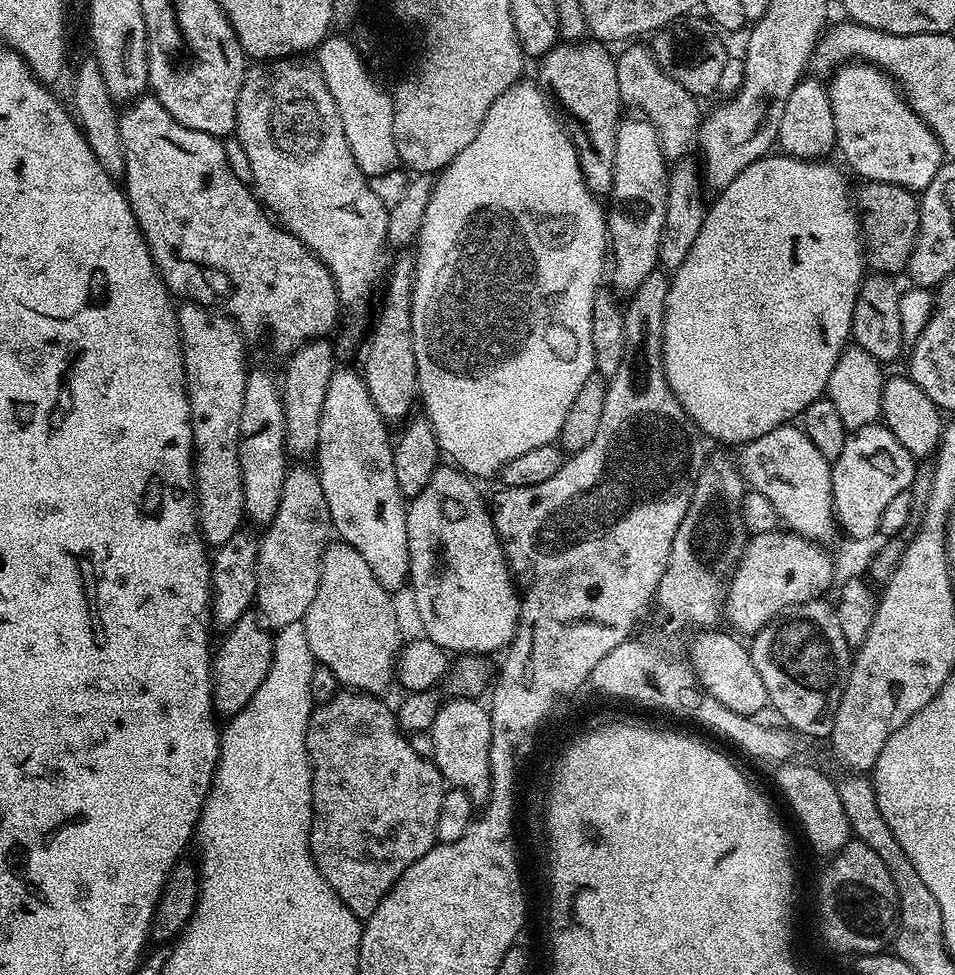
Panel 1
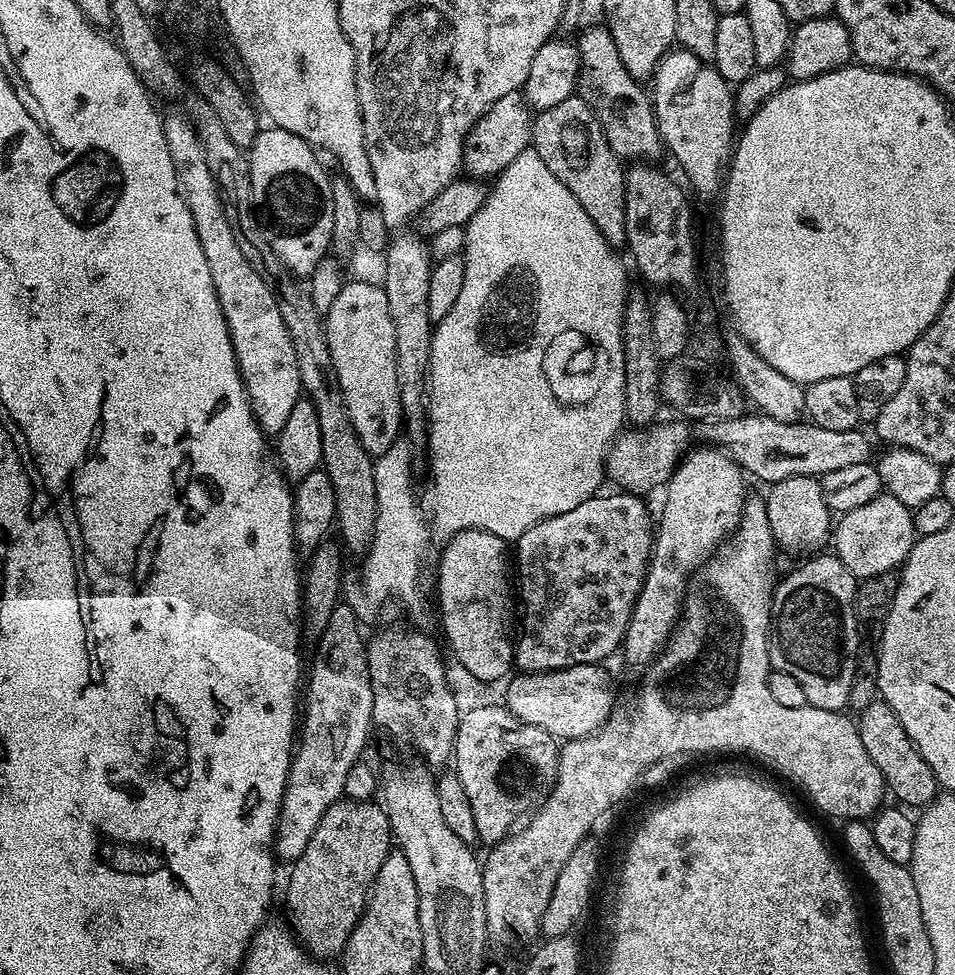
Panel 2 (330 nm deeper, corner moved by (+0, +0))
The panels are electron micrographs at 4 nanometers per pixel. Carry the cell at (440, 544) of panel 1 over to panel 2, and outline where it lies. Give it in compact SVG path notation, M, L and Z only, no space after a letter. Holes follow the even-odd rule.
M477 528L462 530L451 536L438 556L440 577L436 580L436 596L440 599L440 624L444 627L448 648L458 662L482 680L503 681L514 668L514 640L512 636L508 637L512 632L514 584L511 579L508 581L508 562L510 566L509 545L498 538L498 534Z

